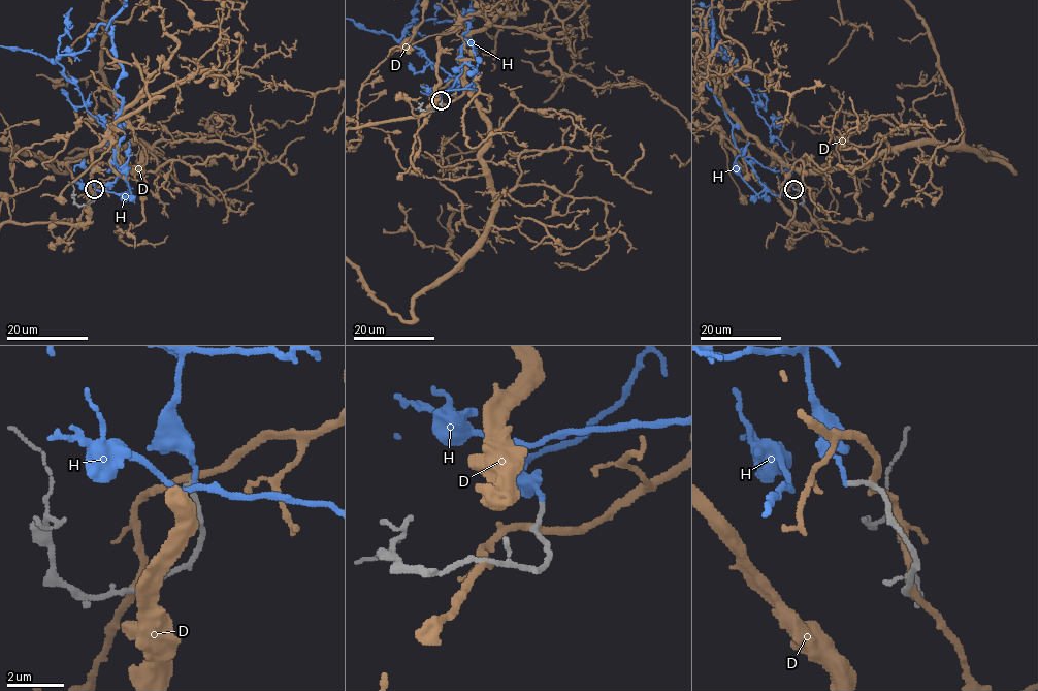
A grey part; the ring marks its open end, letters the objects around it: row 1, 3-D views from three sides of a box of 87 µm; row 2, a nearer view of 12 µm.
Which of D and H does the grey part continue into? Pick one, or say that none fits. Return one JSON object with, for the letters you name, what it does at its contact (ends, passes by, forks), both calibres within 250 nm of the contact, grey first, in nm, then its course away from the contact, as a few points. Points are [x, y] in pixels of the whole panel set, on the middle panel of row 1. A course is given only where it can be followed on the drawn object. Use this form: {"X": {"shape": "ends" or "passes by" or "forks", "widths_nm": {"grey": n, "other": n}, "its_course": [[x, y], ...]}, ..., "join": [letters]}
{"join": []}

